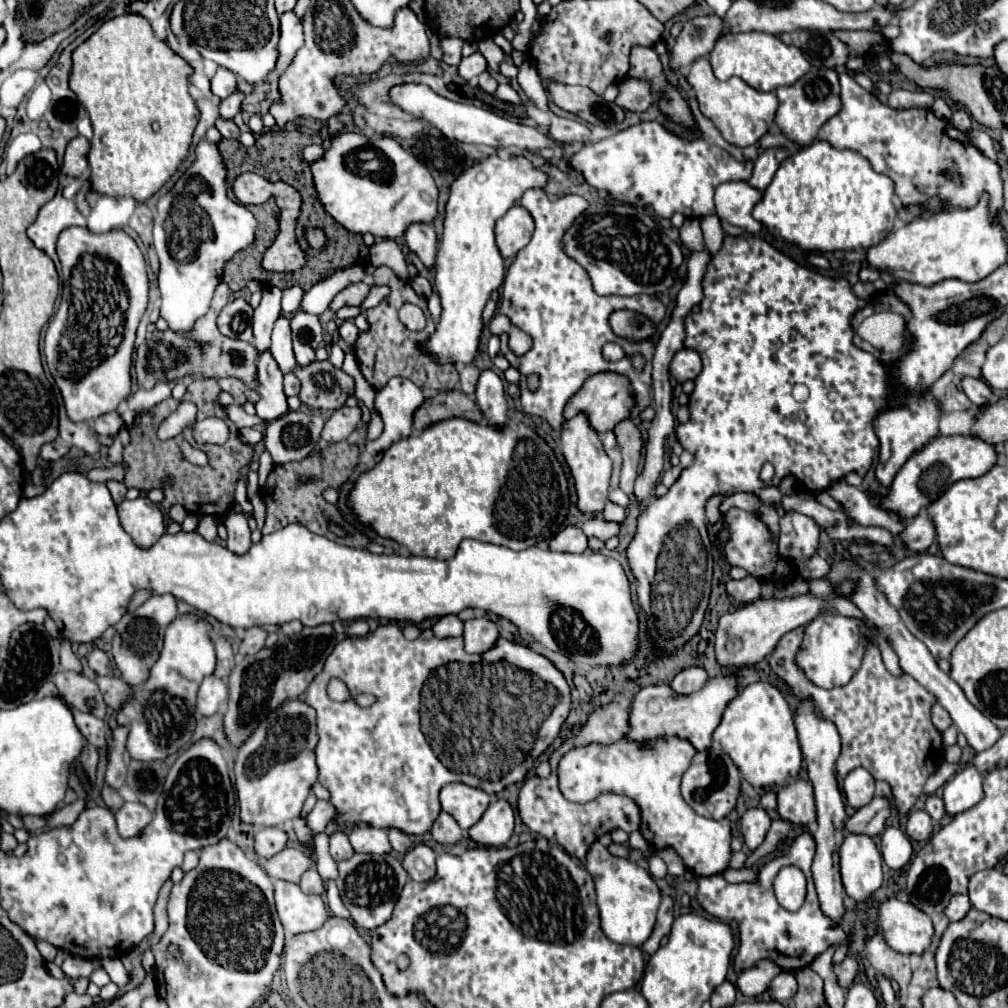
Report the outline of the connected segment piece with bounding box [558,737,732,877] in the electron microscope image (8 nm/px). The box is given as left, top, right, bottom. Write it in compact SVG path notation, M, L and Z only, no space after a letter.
M660 737L654 739L650 743L636 743L630 739L620 739L616 743L610 745L600 745L600 743L590 743L586 747L578 747L578 749L570 749L558 763L558 787L562 791L562 795L568 801L580 803L580 801L592 801L602 793L618 793L618 795L626 795L630 797L638 809L640 809L640 817L642 817L642 837L654 845L654 849L664 849L670 847L674 849L686 869L692 869L694 875L698 877L710 877L710 875L718 875L728 867L732 849L730 849L730 821L722 819L722 821L714 821L714 819L706 819L694 813L694 809L682 799L680 795L680 779L684 775L684 771L690 767L692 757L696 755L696 749L692 747L692 743L688 743L686 739L680 737Z

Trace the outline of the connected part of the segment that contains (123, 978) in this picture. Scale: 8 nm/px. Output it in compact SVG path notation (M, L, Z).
M106 957L106 959L100 961L100 965L108 971L110 979L112 979L118 987L124 987L124 985L130 981L130 973L124 969L124 965L122 965L120 959L110 959L110 957Z

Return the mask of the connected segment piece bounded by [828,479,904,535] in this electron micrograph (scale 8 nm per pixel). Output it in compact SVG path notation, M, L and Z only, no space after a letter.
M844 479L834 481L828 487L828 493L834 501L842 505L846 515L860 525L878 525L878 527L888 529L894 535L898 535L900 529L904 529L904 525L898 519L892 519L884 509L874 507L862 489L848 485Z

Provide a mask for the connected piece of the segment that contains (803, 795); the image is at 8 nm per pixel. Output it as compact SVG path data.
M796 781L778 791L778 813L782 819L808 825L816 821L816 807L814 807L814 791L808 781Z

